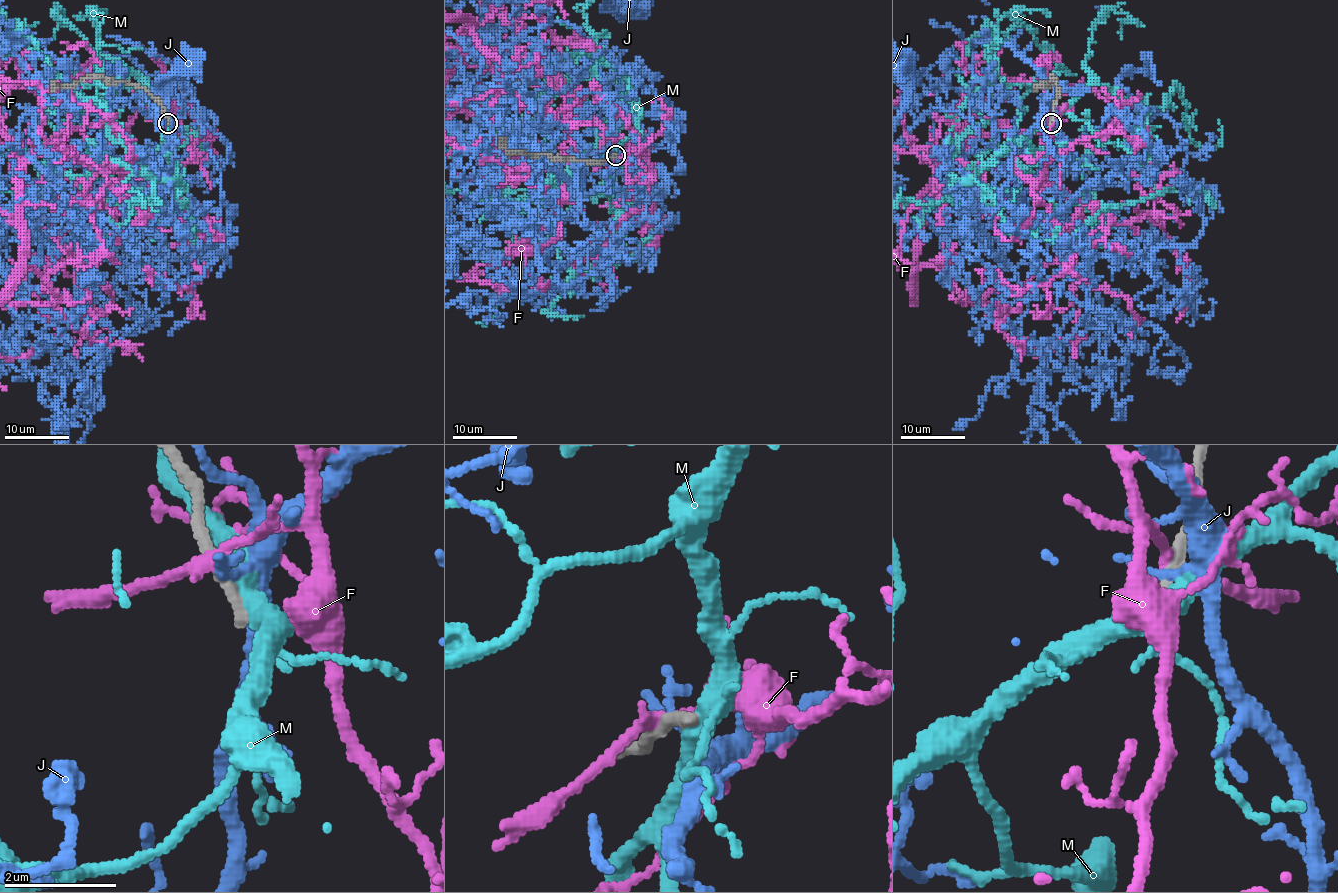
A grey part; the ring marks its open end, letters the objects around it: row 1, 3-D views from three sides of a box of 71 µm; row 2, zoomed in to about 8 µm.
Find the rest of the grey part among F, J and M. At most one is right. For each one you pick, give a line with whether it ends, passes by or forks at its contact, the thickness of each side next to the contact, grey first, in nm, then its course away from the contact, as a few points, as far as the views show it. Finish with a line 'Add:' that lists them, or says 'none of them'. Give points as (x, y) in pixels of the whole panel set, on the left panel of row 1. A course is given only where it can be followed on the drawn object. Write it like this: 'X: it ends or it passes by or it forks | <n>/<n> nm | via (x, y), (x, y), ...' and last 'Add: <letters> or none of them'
Add: none of them

